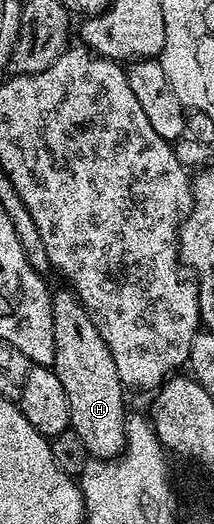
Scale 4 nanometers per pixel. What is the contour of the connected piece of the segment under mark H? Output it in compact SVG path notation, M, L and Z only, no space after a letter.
M55 289L50 300L54 321L52 369L68 395L70 427L83 441L87 455L95 461L110 461L126 445L126 392L104 336L100 336L74 291L61 289Z

